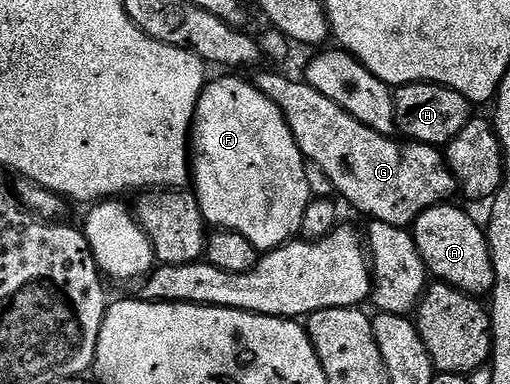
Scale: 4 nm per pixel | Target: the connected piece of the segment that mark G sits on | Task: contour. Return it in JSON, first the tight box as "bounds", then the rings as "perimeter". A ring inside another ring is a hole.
{"bounds":[256,72,455,229],"perimeter":[[[270,72],[274,73],[256,77],[258,90],[280,107],[303,157],[334,184],[343,202],[346,200],[362,213],[371,213],[373,220],[404,229],[413,226],[424,211],[455,196],[454,176],[441,148],[412,140],[403,143],[380,135],[372,127],[352,119],[352,115],[336,107],[332,99],[320,95],[305,80],[293,81],[281,77],[278,74],[281,72]]]}

